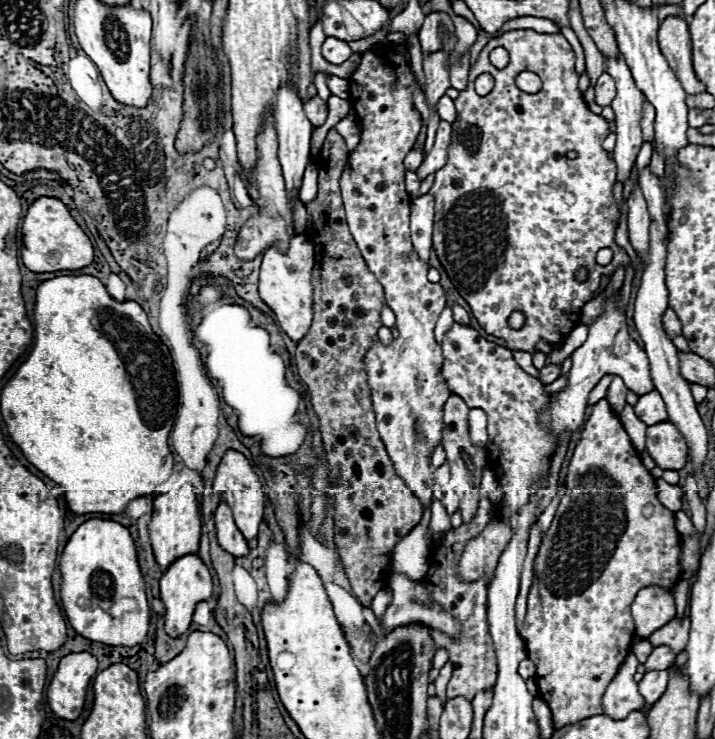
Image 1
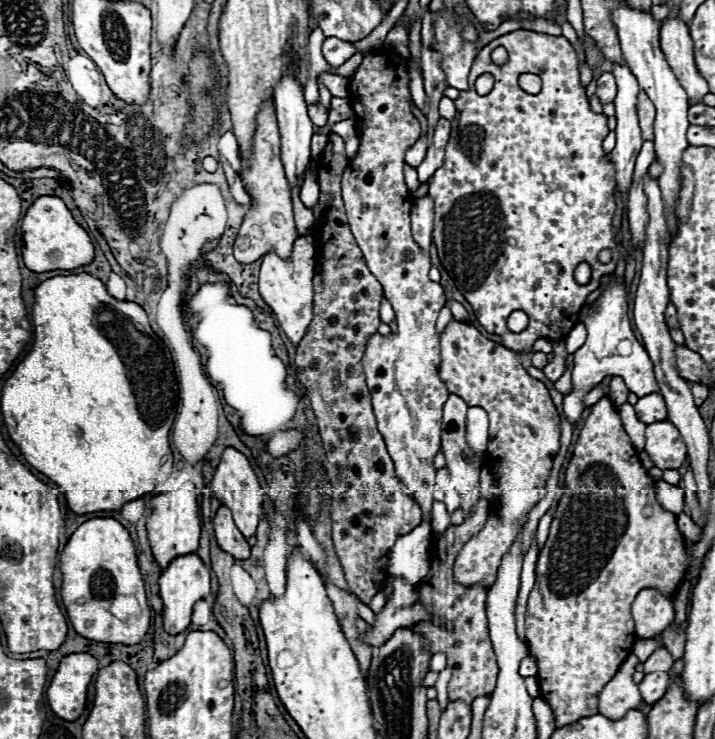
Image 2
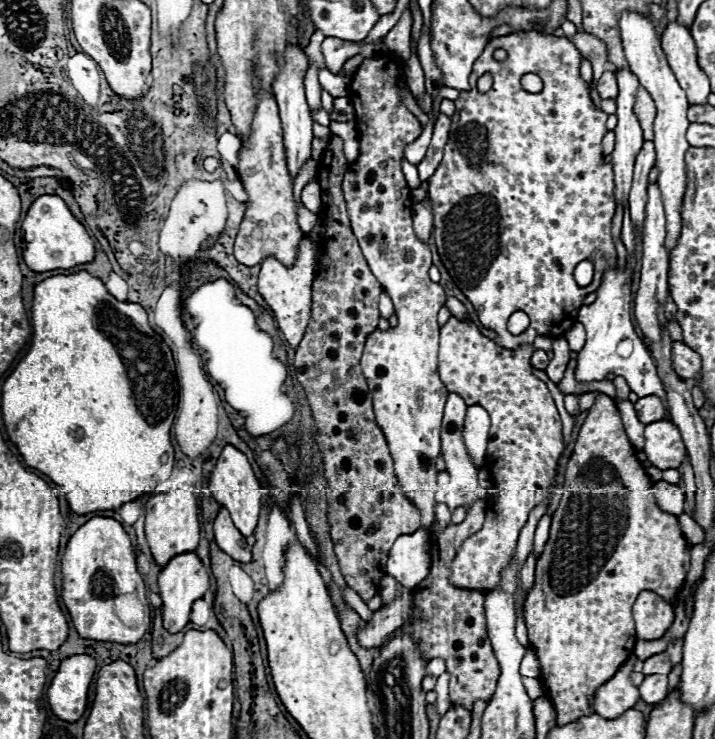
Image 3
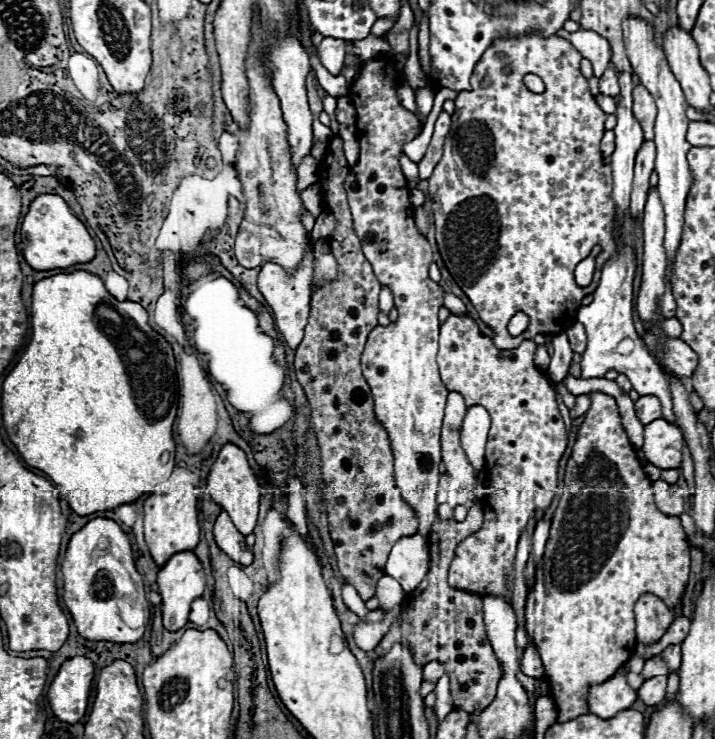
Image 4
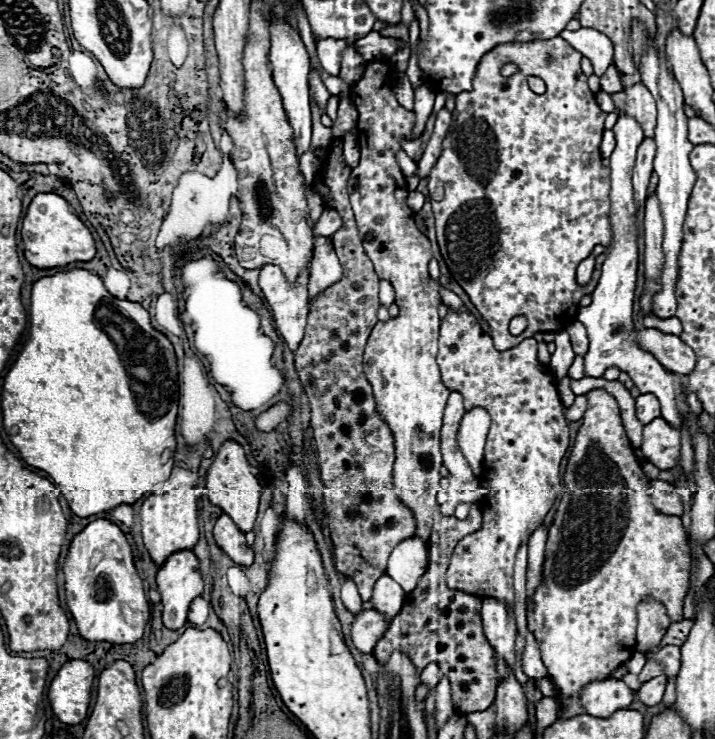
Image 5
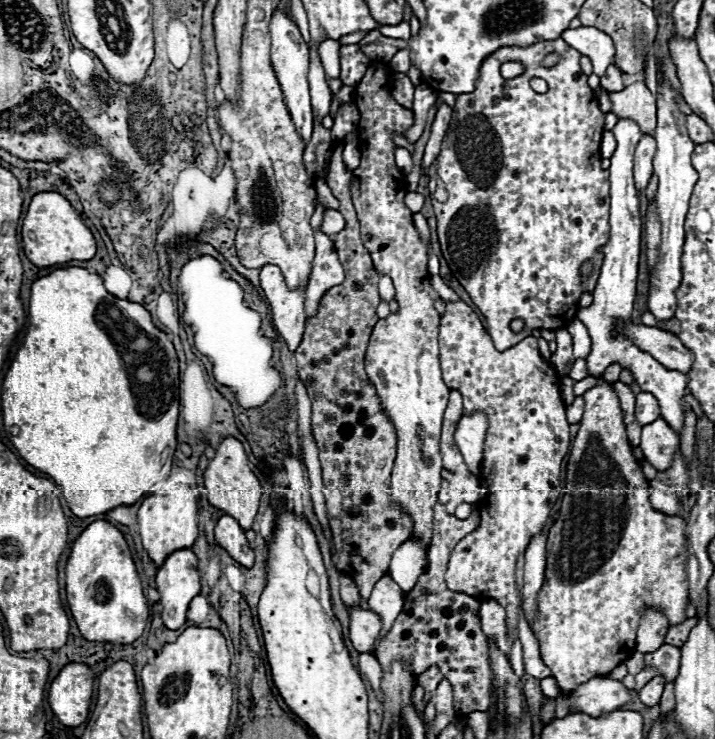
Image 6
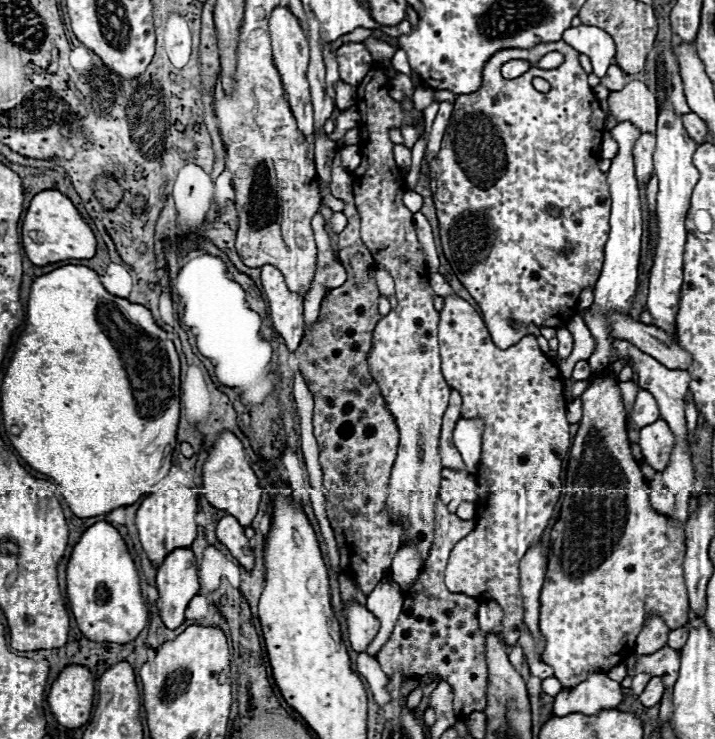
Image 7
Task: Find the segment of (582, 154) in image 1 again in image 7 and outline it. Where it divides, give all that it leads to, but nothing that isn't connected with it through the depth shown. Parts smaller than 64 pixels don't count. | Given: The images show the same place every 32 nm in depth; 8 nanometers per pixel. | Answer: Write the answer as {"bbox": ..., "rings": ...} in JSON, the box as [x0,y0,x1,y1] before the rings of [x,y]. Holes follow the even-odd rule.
{"bbox":[430,40,610,350],"rings":[[[558,40],[558,42],[540,42],[534,48],[510,48],[510,50],[498,50],[498,54],[494,54],[482,70],[482,84],[476,92],[472,94],[460,94],[456,98],[454,104],[454,112],[450,118],[450,124],[446,128],[444,140],[442,140],[442,150],[438,152],[438,156],[430,162],[430,190],[432,190],[432,200],[436,206],[436,216],[438,216],[438,226],[440,226],[440,242],[442,242],[442,250],[444,256],[448,260],[448,264],[452,266],[456,278],[462,282],[462,286],[470,292],[470,296],[476,300],[484,322],[488,326],[488,332],[494,340],[494,344],[500,350],[506,350],[510,346],[514,346],[516,342],[520,342],[528,332],[526,326],[534,324],[538,328],[546,326],[546,328],[564,328],[572,316],[576,314],[574,306],[578,302],[578,296],[584,288],[594,288],[594,282],[598,280],[602,262],[604,262],[604,244],[608,240],[608,218],[610,218],[610,192],[608,192],[608,182],[606,182],[606,172],[602,172],[598,168],[600,162],[600,144],[602,144],[602,134],[604,134],[604,122],[606,122],[606,114],[600,110],[600,102],[594,96],[594,90],[588,86],[588,74],[582,70],[580,62],[578,62],[578,52],[572,46],[566,46],[566,42]],[[548,52],[560,52],[564,54],[564,62],[558,68],[552,70],[544,70],[538,68],[536,62],[546,56]],[[508,60],[526,60],[530,62],[528,72],[524,72],[520,78],[514,80],[506,80],[500,76],[500,68],[504,62]],[[534,76],[548,76],[550,82],[550,92],[542,94],[536,92],[532,88],[532,78]],[[550,208],[556,208],[560,214],[558,216],[550,216]],[[510,320],[520,322],[522,326],[518,330],[514,330],[510,326]]]}

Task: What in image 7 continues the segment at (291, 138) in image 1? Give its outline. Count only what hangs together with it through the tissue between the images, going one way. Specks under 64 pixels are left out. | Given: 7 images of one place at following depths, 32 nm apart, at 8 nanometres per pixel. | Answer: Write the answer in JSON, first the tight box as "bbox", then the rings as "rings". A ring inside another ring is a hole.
{"bbox":[270,6,314,140],"rings":[[[276,6],[272,10],[270,16],[270,36],[272,36],[272,60],[274,66],[280,74],[282,80],[282,88],[286,92],[286,100],[290,104],[290,110],[296,118],[298,128],[302,130],[302,134],[306,136],[306,140],[310,140],[314,126],[312,126],[312,102],[310,102],[310,88],[308,88],[308,80],[306,80],[306,70],[308,70],[308,58],[310,58],[310,48],[308,48],[308,40],[296,20],[296,16],[290,12],[290,8],[286,6]]]}

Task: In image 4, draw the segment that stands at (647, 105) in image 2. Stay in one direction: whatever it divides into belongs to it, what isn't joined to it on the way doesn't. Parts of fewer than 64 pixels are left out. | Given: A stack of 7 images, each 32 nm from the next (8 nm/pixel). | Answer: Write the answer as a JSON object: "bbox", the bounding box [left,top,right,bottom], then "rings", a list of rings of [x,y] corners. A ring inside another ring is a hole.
{"bbox":[632,86,656,140],"rings":[[[636,86],[632,96],[634,96],[632,112],[638,118],[638,122],[642,124],[644,138],[646,140],[652,140],[654,138],[654,120],[656,120],[656,104],[654,104],[654,98],[650,96],[650,92],[644,86]]]}

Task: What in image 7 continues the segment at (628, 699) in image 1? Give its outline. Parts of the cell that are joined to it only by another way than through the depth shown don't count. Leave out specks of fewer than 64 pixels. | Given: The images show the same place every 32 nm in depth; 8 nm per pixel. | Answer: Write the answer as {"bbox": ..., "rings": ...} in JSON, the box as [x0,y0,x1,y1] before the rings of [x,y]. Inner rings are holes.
{"bbox":[554,674,626,716],"rings":[[[590,674],[572,690],[562,690],[554,698],[554,716],[568,716],[582,712],[594,716],[602,710],[614,710],[626,700],[626,692],[620,682],[610,680],[606,674]]]}

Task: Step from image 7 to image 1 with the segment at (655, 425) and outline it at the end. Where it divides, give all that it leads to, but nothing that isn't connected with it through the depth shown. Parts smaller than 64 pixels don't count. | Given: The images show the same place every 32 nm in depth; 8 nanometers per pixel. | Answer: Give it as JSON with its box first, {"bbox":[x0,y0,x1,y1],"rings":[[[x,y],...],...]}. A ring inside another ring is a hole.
{"bbox":[646,422,688,470],"rings":[[[672,422],[648,426],[646,450],[662,470],[680,470],[688,462],[688,446]]]}

